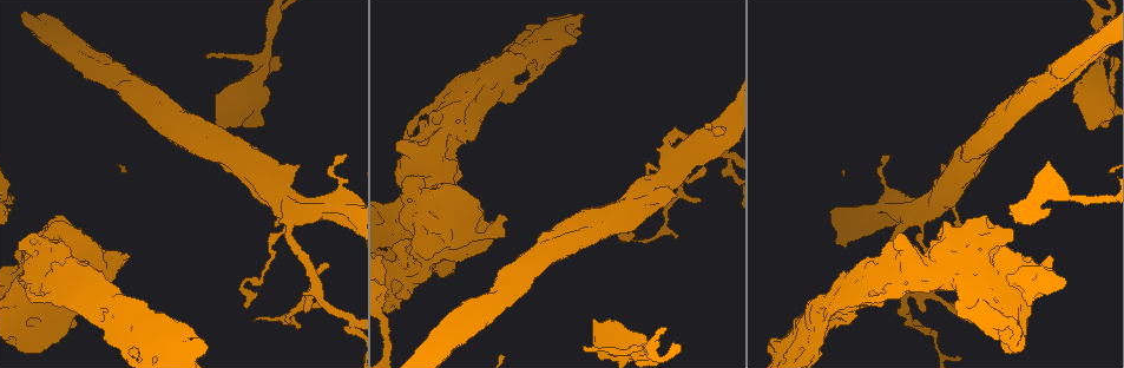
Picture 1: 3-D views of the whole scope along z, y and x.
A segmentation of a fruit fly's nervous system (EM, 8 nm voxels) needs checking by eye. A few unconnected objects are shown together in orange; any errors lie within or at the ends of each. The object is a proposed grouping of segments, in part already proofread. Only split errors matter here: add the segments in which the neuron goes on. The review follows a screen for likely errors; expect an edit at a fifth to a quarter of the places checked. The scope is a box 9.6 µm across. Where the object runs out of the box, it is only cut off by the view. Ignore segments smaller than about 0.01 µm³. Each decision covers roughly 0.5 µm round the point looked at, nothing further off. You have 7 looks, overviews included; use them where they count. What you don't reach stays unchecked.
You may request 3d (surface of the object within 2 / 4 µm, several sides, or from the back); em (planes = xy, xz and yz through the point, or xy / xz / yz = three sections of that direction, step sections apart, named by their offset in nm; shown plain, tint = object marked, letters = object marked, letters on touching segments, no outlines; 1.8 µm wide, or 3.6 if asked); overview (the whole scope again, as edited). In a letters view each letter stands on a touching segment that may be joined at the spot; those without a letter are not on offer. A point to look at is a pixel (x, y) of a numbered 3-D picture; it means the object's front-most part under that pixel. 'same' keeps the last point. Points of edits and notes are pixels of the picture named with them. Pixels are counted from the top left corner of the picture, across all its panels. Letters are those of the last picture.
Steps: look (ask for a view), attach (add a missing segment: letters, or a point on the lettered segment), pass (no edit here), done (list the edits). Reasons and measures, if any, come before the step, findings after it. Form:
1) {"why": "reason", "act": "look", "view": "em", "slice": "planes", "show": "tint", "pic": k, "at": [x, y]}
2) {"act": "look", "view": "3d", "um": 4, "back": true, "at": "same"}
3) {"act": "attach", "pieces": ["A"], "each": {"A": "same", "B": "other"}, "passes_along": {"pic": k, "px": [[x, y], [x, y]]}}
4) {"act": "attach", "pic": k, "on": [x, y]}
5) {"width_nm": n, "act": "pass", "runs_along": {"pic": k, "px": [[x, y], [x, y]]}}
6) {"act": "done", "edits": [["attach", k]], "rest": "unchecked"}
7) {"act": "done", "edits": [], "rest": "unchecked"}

{"why": "an open end", "act": "look", "view": "3d", "um": 4, "pic": 1, "at": [47, 225]}

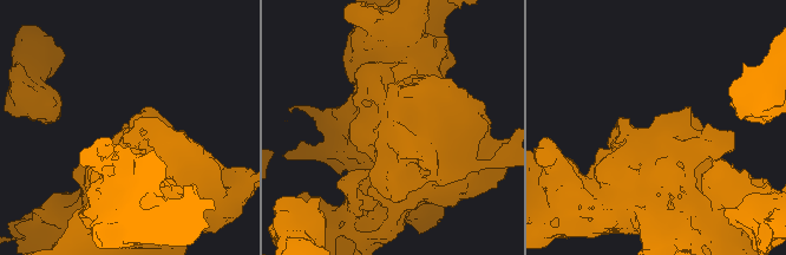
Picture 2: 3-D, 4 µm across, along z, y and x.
{"why": "now the EM", "act": "look", "view": "em", "um": 3.6, "slice": "planes", "show": "letters", "pic": 2, "at": [129, 125]}

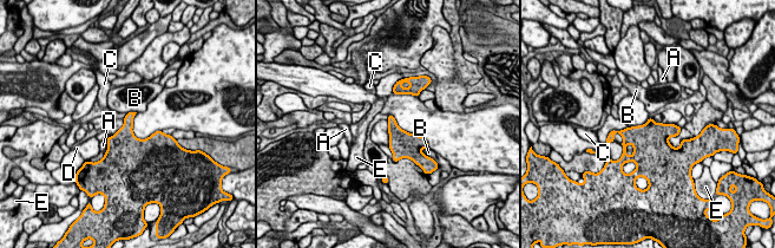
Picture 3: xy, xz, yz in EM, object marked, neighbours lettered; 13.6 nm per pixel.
{"act": "pass", "each": {"A": "other", "B": "other", "C": "other", "D": "other", "E": "other"}, "border": {"pic": 3, "px": [[136, 111], [126, 113]]}, "found": "none of them fits"}

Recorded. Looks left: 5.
{"why": "an open end", "act": "look", "view": "3d", "um": 2, "pic": 1, "at": [11, 209]}

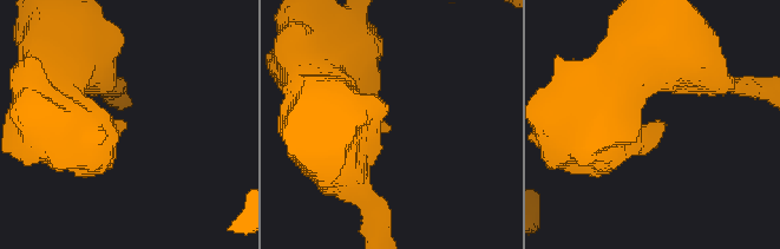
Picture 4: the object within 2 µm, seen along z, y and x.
{"why": "now the EM", "act": "look", "view": "em", "slice": "xy", "step": 16, "show": "letters", "pic": 4, "at": [122, 121]}

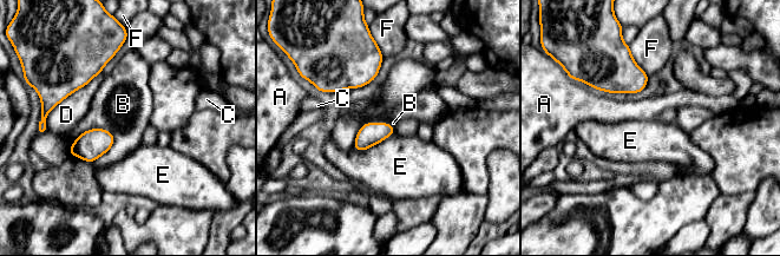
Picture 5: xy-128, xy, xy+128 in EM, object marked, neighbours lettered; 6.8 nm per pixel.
{"act": "pass", "each": {"A": "other", "B": "other", "C": "other", "D": "other", "E": "other", "F": "other"}, "border": {"pic": 5, "px": [[109, 130], [113, 144], [91, 162]]}, "found": "none of them fits"}

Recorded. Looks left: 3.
{"why": "branch stops here", "act": "look", "view": "3d", "um": 2, "pic": 1, "at": [571, 24]}

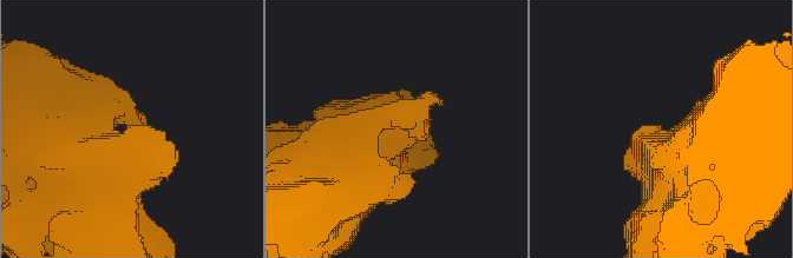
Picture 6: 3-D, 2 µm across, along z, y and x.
{"act": "look", "view": "em", "um": 3.6, "slice": "planes", "show": "letters", "pic": 6, "at": [402, 125]}

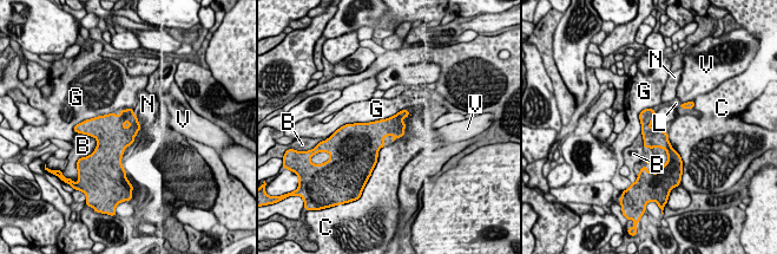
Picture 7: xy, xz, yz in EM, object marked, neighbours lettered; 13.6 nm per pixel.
{"act": "attach", "pieces": ["L"], "each": {"B": "other", "C": "other", "G": "other", "L": "same", "N": "other", "V": "other"}, "passes_along": {"pic": 7, "px": [[690, 104], [683, 108], [676, 103]]}, "found": "it goes on there"}

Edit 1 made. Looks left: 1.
{"act": "done", "edits": [["attach", 7]], "rest": "unchecked"}

